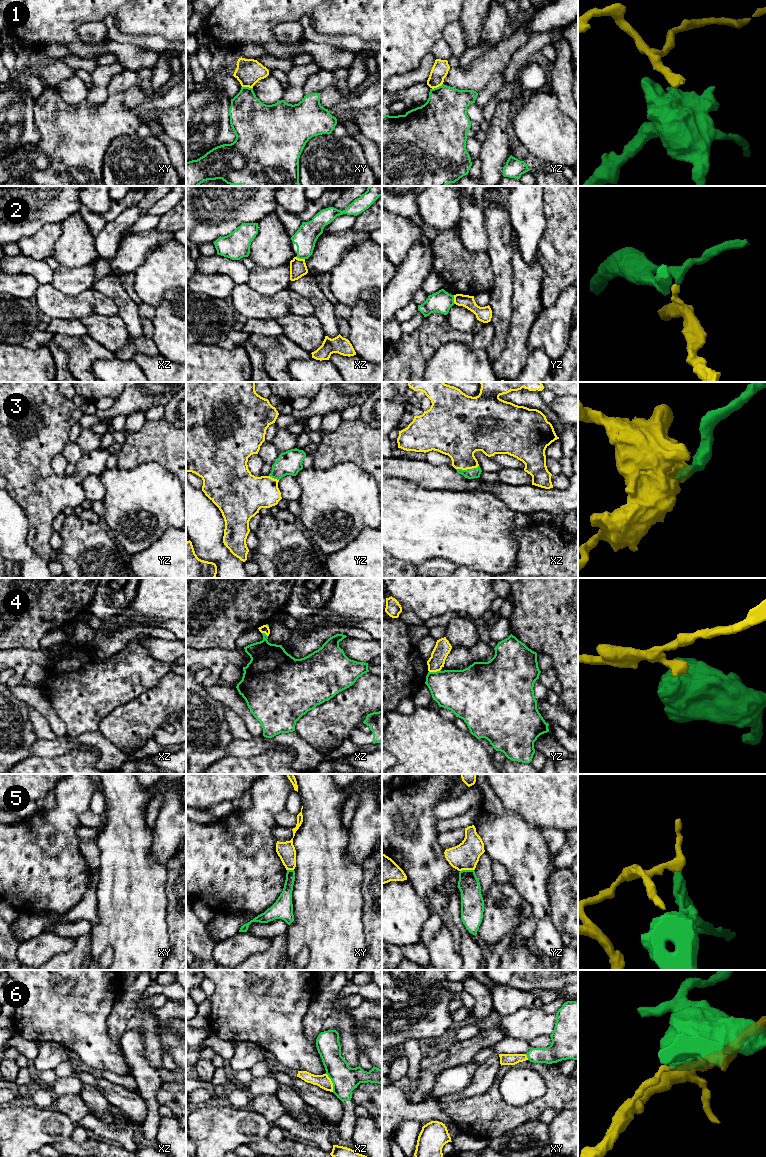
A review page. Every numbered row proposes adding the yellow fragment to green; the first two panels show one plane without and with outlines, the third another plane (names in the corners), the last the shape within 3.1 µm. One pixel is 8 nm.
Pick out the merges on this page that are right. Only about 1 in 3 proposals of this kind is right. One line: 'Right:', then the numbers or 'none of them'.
Right: 3

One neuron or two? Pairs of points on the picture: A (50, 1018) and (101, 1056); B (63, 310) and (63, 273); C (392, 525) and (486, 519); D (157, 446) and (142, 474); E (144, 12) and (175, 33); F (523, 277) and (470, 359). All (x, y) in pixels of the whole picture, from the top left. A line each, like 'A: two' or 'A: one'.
A: one
B: two
C: one
D: two
E: one
F: two

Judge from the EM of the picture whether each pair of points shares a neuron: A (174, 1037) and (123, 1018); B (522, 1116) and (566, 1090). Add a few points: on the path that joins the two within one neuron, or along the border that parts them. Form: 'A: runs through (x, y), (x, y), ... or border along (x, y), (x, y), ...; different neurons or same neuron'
A: border along (158, 1021), (157, 1036), (163, 1052); different neurons
B: runs through (533, 1110), (545, 1101), (555, 1097); same neuron

